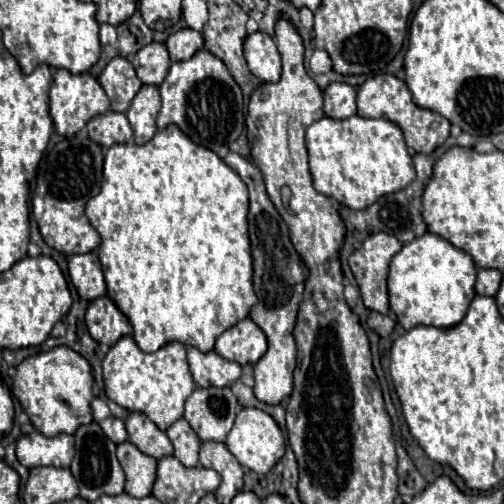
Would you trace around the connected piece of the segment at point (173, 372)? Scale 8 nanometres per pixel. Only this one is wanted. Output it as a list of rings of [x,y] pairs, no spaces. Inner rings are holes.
[[[130,335],[122,337],[106,353],[102,369],[106,395],[128,411],[140,411],[148,415],[162,431],[166,431],[174,421],[182,417],[184,403],[196,389],[186,361],[186,347],[178,341],[164,345],[156,353],[144,353]]]

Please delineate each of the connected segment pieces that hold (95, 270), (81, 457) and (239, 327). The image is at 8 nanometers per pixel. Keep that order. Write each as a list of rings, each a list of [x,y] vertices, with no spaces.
[[[96,251],[82,253],[82,255],[72,255],[68,259],[68,273],[78,289],[82,299],[96,299],[106,295],[106,283],[104,283],[104,273],[98,261]]]
[[[96,421],[88,425],[80,425],[74,433],[76,437],[76,455],[72,459],[70,471],[76,477],[76,483],[80,487],[80,497],[94,501],[102,495],[118,495],[124,491],[124,471],[116,457],[116,443],[104,437],[104,431]]]
[[[250,317],[226,329],[216,339],[216,347],[214,347],[218,355],[230,361],[236,361],[240,365],[256,363],[266,353],[266,349],[268,349],[266,335]]]

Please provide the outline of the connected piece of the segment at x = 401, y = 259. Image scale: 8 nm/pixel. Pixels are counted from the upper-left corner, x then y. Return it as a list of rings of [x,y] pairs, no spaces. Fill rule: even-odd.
[[[426,231],[422,237],[406,243],[392,257],[388,273],[390,309],[396,313],[398,323],[404,329],[412,329],[416,325],[434,325],[446,329],[464,319],[464,313],[476,295],[474,283],[476,265],[472,257],[440,235]]]

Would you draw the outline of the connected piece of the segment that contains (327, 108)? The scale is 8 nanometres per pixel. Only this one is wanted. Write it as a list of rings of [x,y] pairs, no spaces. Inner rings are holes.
[[[332,83],[324,91],[324,113],[332,119],[356,115],[356,89],[348,83]]]

